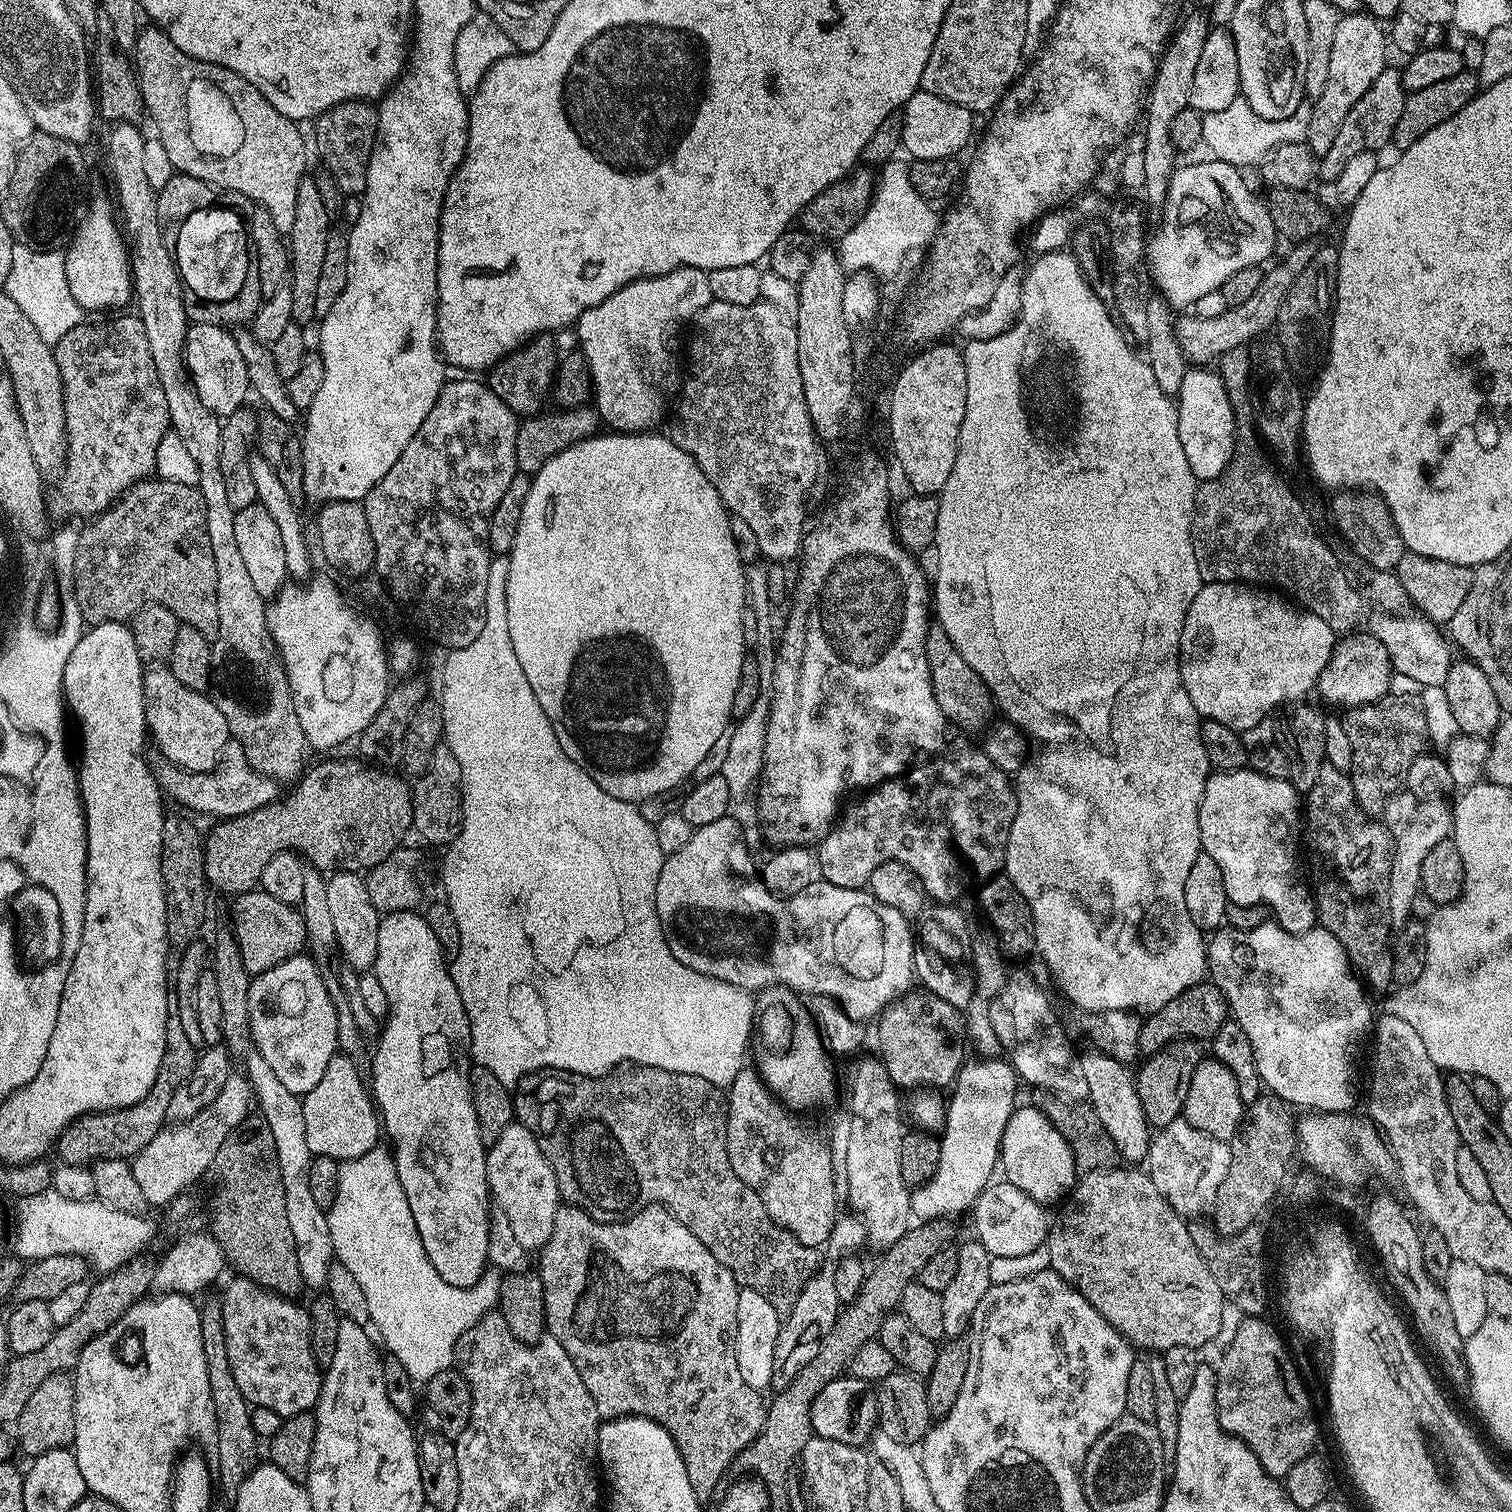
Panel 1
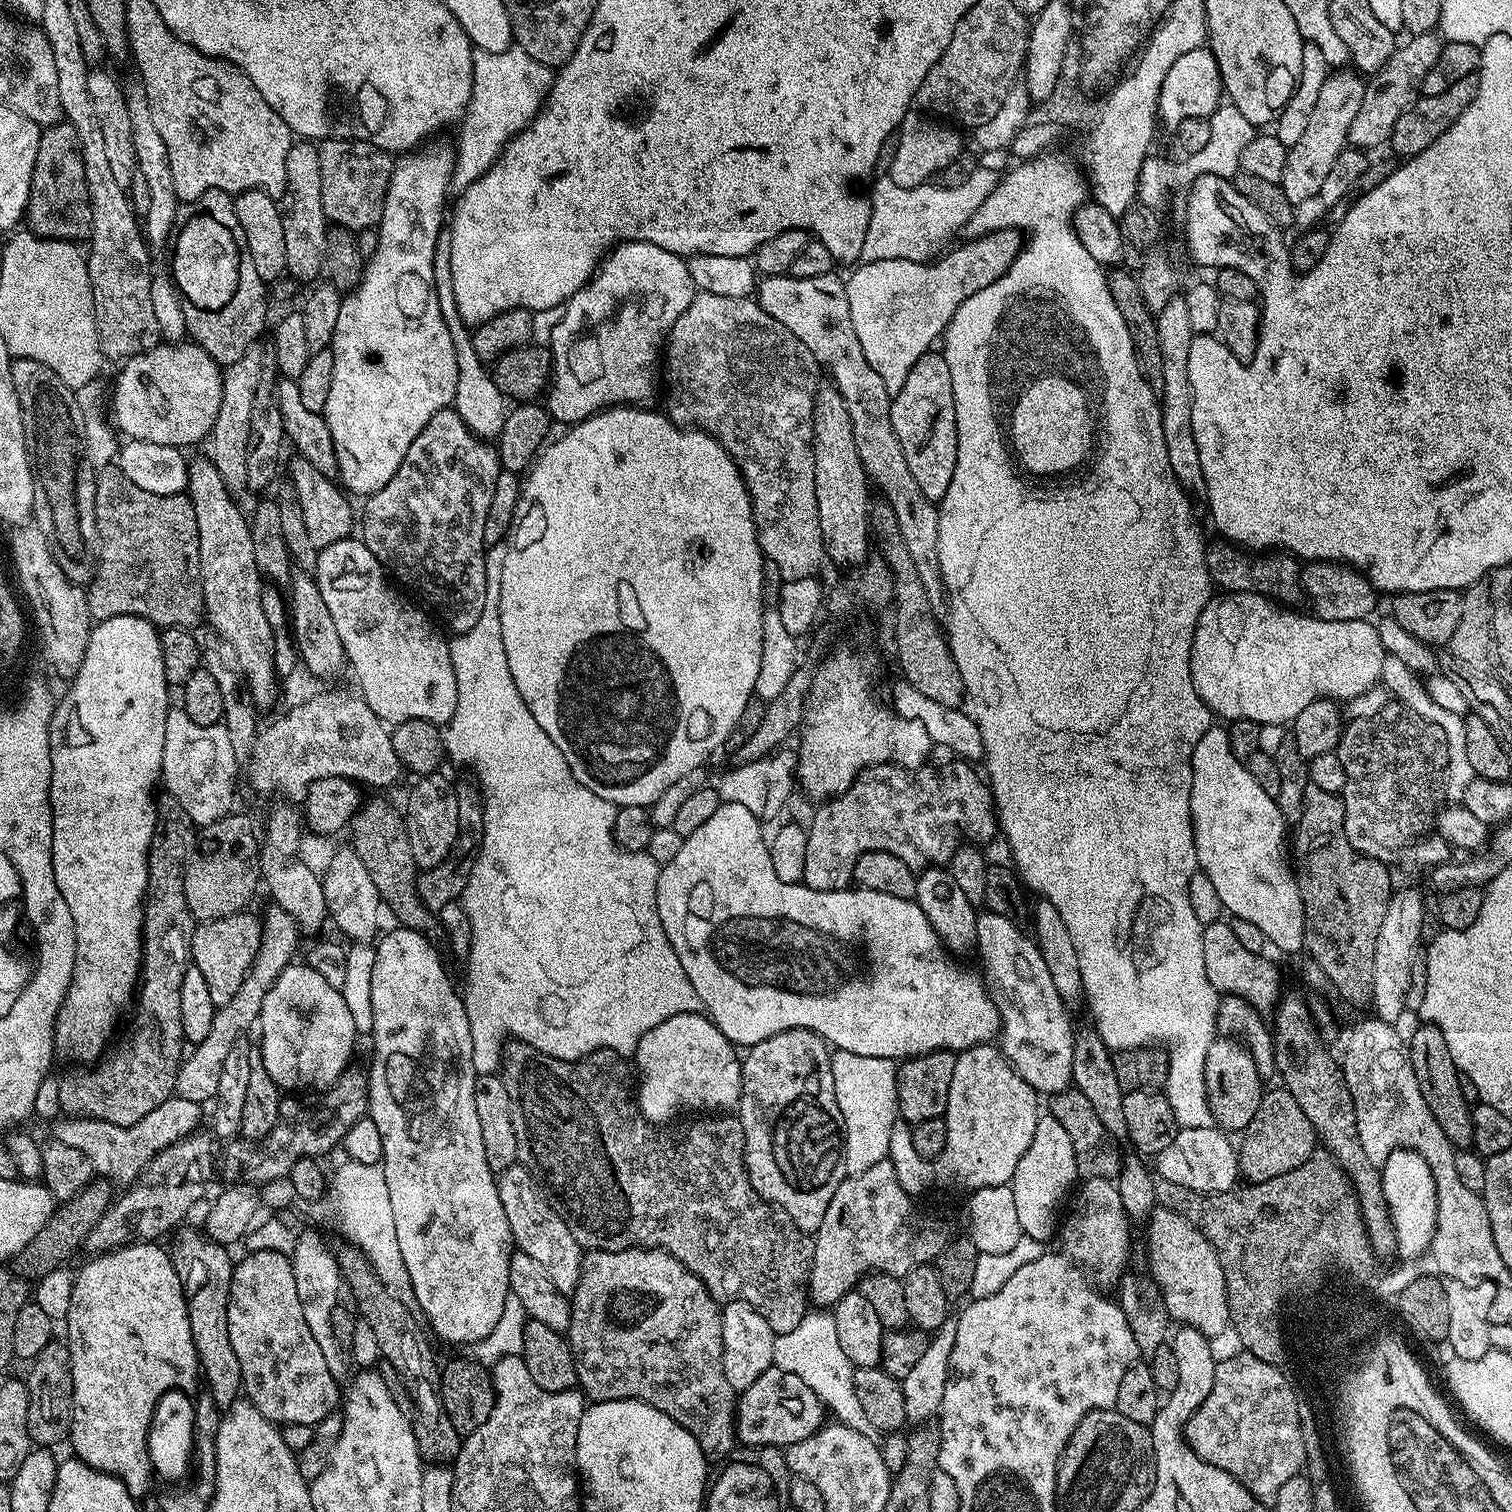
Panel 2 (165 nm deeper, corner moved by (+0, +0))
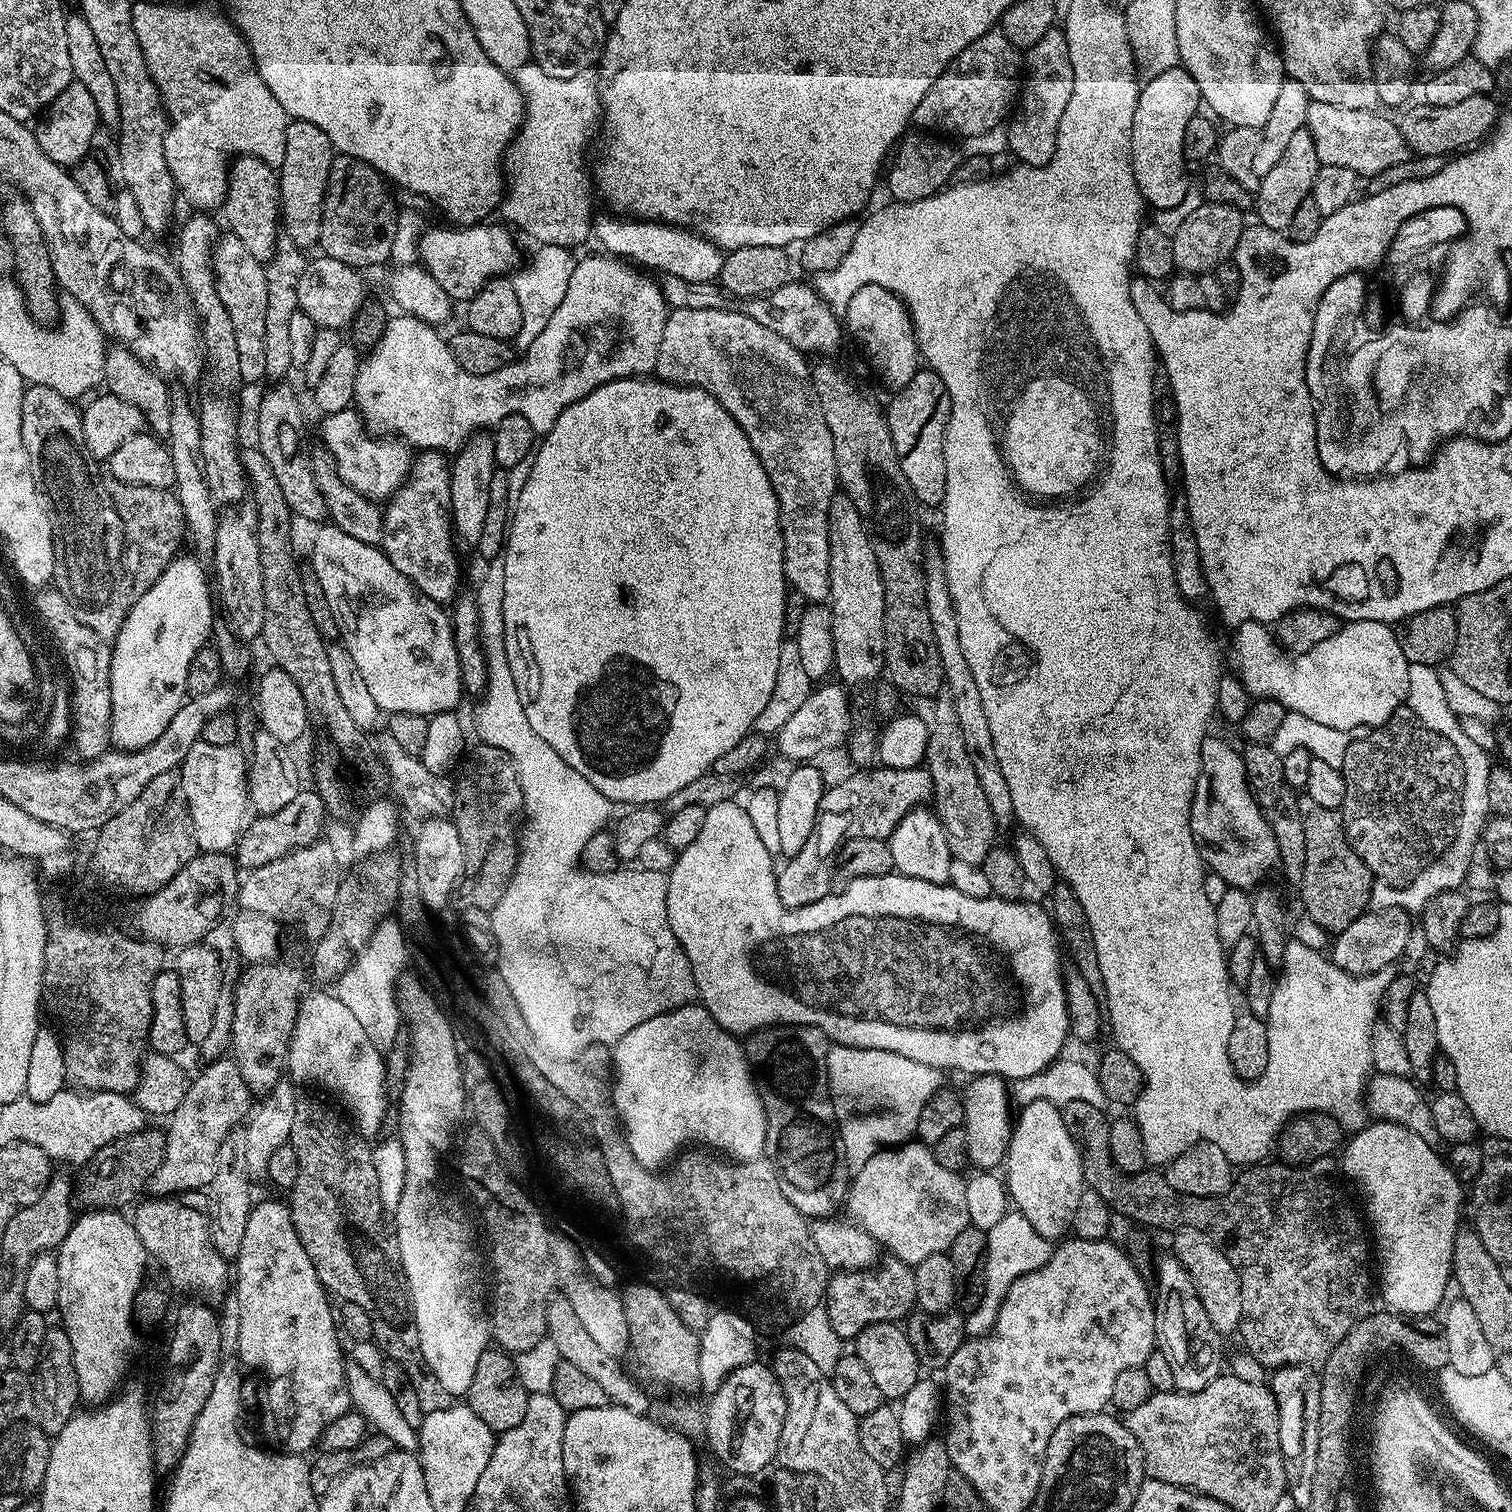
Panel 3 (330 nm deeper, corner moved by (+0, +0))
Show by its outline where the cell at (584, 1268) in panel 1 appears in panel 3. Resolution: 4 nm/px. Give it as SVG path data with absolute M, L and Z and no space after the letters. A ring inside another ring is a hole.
M647 1283L632 1284L622 1292L622 1311L628 1323L631 1355L636 1355L650 1383L665 1384L676 1392L692 1392L700 1384L700 1337L697 1329L692 1329L676 1313L679 1312L677 1305L655 1283Z

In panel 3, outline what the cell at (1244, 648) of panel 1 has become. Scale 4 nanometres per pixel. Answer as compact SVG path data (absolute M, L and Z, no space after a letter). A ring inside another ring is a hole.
M1255 620L1239 625L1232 640L1232 652L1236 655L1235 675L1249 697L1276 700L1287 711L1306 714L1322 726L1334 726L1334 730L1351 733L1356 730L1371 730L1388 723L1408 699L1408 659L1398 646L1393 625L1377 620L1353 620L1333 631L1324 642L1293 658L1277 643L1275 635L1265 625Z

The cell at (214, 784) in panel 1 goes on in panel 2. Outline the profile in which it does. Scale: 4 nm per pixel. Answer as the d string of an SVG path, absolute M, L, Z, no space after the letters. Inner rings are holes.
M362 698L355 699L356 700L332 700L329 704L319 704L316 700L308 700L305 704L294 705L281 720L274 721L269 728L266 728L266 726L261 727L256 734L252 752L246 757L246 763L248 763L248 780L252 783L253 790L256 792L281 792L284 798L292 798L288 796L297 796L297 798L300 798L307 793L308 787L314 782L318 782L322 778L334 778L335 776L349 777L364 786L369 784L370 787L376 788L372 790L384 790L380 788L390 787L391 784L399 778L400 772L402 773L402 765L398 754L394 754L391 731L386 727L384 721L378 718L378 714L374 714L374 710L370 710L370 706L365 700Z

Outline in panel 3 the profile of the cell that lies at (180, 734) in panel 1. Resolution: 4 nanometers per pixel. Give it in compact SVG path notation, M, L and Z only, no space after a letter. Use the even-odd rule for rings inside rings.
M199 739L194 746L190 746L190 750L180 764L178 771L182 778L182 790L186 790L186 802L194 826L196 846L200 852L231 853L235 849L240 833L244 831L246 821L249 819L248 767L249 761L246 759L245 749L243 752L236 744L210 746L210 742Z

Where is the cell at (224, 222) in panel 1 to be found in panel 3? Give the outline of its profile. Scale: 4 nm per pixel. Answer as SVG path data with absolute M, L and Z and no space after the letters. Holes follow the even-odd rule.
M224 234L217 239L216 249L220 251L218 254L218 275L216 276L216 289L218 290L218 298L222 298L222 302L234 302L236 304L236 312L234 312L234 338L238 338L238 358L240 359L240 378L245 385L256 384L259 380L263 381L266 377L266 274L264 273L265 265L254 259L250 253L247 252L246 246L242 246L242 242L238 242L238 238L231 234Z

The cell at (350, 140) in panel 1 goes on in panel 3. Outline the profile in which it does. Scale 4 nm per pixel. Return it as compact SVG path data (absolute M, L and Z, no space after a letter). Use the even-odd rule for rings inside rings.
M333 155L324 195L319 251L357 270L386 263L396 244L398 209L387 187L384 177L366 162L353 156Z

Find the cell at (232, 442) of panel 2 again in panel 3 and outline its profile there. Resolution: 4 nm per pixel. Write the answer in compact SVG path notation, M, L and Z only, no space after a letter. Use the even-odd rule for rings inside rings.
M244 502L235 510L219 517L216 521L216 545L214 546L213 556L210 561L211 567L216 567L214 572L214 592L218 597L218 608L224 611L226 624L231 629L233 635L241 642L257 639L262 630L262 622L266 618L265 599L262 594L262 567L259 565L258 554L258 528L259 514L252 502Z

